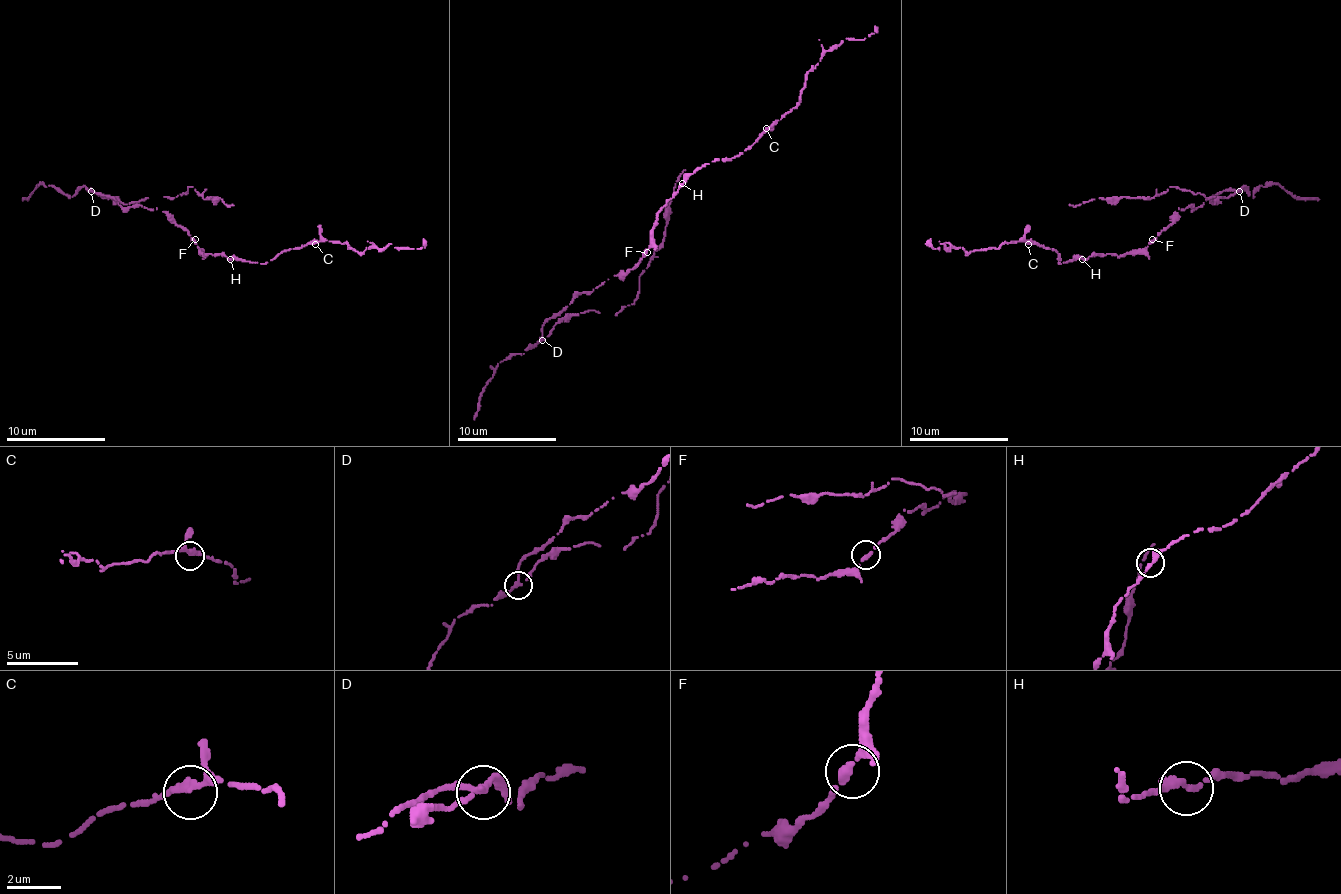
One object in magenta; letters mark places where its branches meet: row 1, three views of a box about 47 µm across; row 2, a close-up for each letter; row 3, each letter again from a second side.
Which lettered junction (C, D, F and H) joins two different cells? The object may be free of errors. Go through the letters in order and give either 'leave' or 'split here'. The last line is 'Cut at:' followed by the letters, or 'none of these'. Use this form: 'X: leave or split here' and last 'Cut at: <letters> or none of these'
C: leave
D: split here
F: leave
H: leave
Cut at: D

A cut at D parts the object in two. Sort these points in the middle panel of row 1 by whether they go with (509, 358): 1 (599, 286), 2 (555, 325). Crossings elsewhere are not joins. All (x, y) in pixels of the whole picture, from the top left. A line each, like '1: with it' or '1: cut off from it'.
1: with it
2: cut off from it

